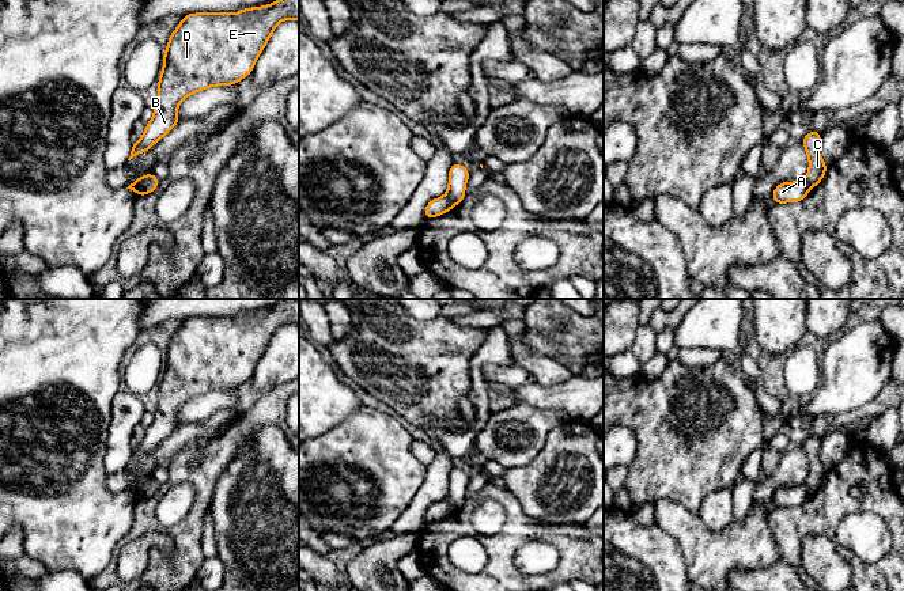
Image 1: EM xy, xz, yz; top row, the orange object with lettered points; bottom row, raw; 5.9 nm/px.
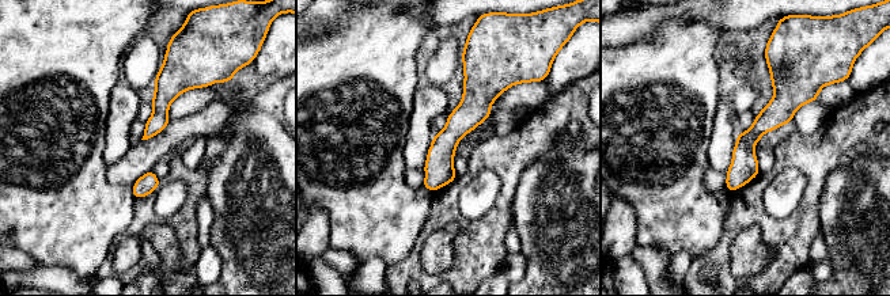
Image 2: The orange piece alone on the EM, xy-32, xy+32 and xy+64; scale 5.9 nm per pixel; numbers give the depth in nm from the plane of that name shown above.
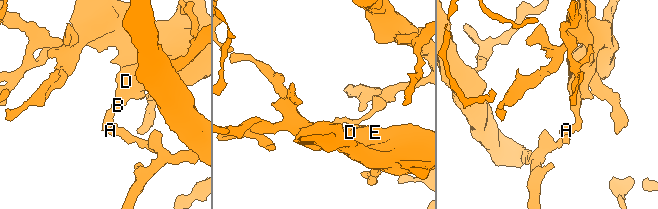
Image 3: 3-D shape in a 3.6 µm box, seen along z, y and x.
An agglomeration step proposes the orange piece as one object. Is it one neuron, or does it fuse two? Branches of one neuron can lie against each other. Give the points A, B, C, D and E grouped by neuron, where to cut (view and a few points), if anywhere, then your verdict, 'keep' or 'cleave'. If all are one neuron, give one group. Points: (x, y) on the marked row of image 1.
A / B C D E; cut in xy along (148, 174), (135, 190); cleave

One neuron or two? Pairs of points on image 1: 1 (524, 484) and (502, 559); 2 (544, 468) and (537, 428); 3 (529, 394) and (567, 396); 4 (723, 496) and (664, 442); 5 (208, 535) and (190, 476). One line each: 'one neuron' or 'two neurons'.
1: two neurons
2: two neurons
3: one neuron
4: two neurons
5: two neurons

